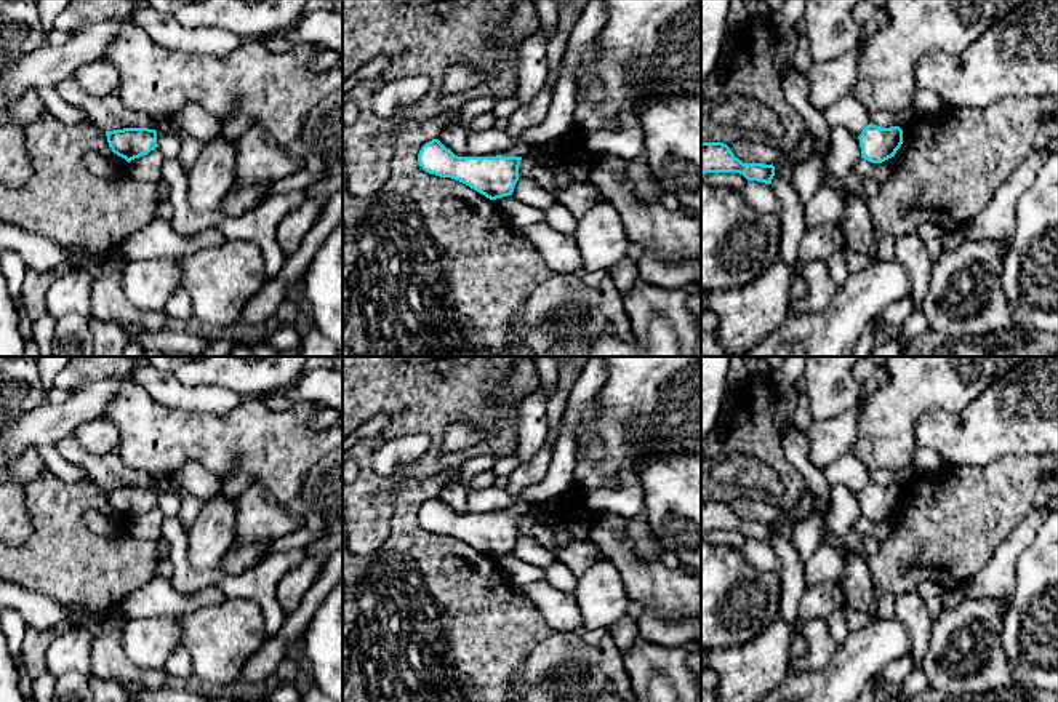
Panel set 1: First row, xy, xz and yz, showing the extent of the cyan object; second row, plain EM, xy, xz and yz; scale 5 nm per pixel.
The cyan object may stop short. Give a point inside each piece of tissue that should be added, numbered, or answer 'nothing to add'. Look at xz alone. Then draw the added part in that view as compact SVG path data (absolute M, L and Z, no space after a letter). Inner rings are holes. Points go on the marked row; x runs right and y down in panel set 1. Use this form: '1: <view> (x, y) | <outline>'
nothing to add

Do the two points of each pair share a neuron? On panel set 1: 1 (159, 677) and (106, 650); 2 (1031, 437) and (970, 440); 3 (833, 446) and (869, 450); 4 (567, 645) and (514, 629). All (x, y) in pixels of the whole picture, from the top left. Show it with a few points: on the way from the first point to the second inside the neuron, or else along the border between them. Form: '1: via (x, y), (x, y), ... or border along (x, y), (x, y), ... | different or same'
1: via (146, 677), (130, 674), (119, 662) | same
2: via (1017, 437), (985, 437) | same
3: border along (858, 411), (858, 434), (850, 450) | different
4: border along (554, 632), (519, 664) | different

